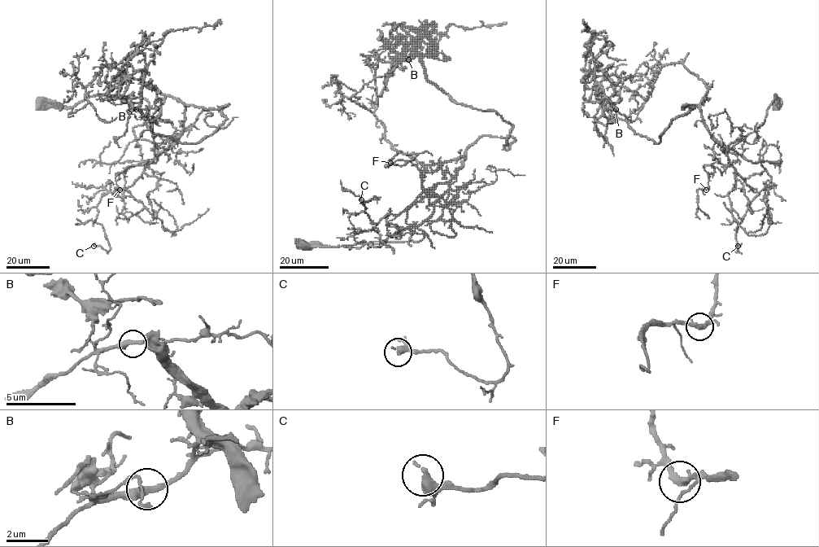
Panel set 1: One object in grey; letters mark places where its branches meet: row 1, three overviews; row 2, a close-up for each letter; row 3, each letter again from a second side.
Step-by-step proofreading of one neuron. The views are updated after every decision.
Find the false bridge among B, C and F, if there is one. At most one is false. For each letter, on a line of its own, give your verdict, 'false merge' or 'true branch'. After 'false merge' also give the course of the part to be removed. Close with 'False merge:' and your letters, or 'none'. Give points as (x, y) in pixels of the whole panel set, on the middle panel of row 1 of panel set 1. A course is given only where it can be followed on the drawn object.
B: true branch
C: true branch
F: true branch
False merge: none

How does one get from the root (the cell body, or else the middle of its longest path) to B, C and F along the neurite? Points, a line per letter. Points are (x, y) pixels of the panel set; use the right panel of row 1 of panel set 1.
B: (777, 102), (775, 95), (764, 123), (725, 152), (697, 106), (684, 105), (694, 107), (658, 143), (616, 109)
C: (777, 102), (775, 95), (764, 123), (725, 151), (735, 172), (759, 193), (738, 225), (738, 246)
F: (777, 102), (775, 95), (764, 123), (727, 147), (728, 164), (703, 166), (709, 174), (706, 190)

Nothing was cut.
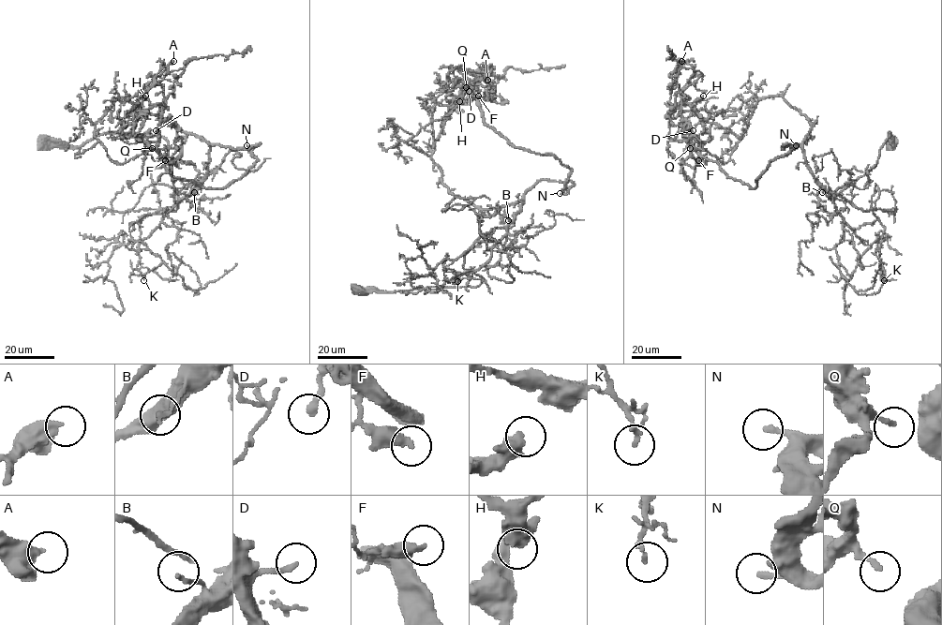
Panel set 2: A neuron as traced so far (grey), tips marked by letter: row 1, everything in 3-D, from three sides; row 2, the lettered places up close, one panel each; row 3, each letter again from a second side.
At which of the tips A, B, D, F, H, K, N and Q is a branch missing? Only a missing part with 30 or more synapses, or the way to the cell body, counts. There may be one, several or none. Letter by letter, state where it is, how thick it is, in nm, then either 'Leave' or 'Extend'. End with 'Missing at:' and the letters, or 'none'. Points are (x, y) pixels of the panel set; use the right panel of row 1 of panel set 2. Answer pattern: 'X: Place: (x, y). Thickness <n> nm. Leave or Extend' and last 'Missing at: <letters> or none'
A: Place: (681, 61). Thickness 440 nm. Leave
B: Place: (822, 192). Thickness 150 nm. Leave
D: Place: (693, 130). Thickness 200 nm. Leave
F: Place: (698, 160). Thickness 400 nm. Leave
H: Place: (703, 96). Thickness 400 nm. Leave
K: Place: (884, 280). Thickness 170 nm. Leave
N: Place: (796, 145). Thickness 220 nm. Leave
Q: Place: (690, 148). Thickness 170 nm. Leave
Missing at: none

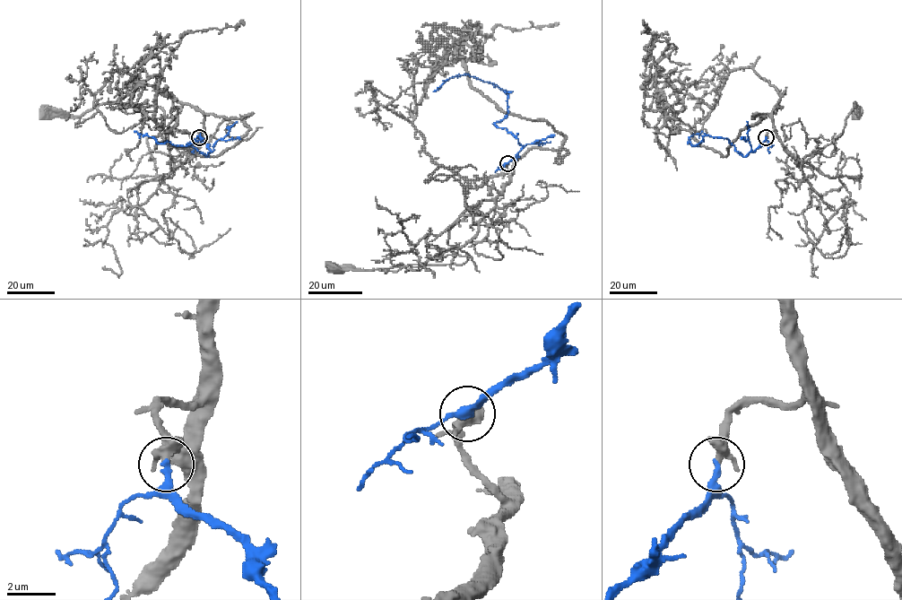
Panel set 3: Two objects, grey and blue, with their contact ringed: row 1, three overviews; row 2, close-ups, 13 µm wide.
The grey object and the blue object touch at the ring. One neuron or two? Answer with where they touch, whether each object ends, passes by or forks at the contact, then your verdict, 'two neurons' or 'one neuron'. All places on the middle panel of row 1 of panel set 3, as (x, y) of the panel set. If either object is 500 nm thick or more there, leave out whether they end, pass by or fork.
(507, 163) | grey passes by | blue ends | one neuron

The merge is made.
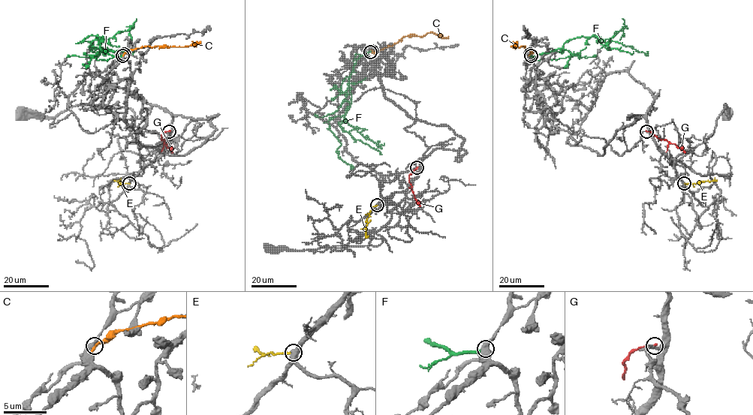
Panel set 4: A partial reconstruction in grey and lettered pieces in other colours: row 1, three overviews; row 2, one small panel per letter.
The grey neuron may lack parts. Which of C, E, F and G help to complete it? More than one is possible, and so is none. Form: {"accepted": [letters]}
{"accepted": []}

